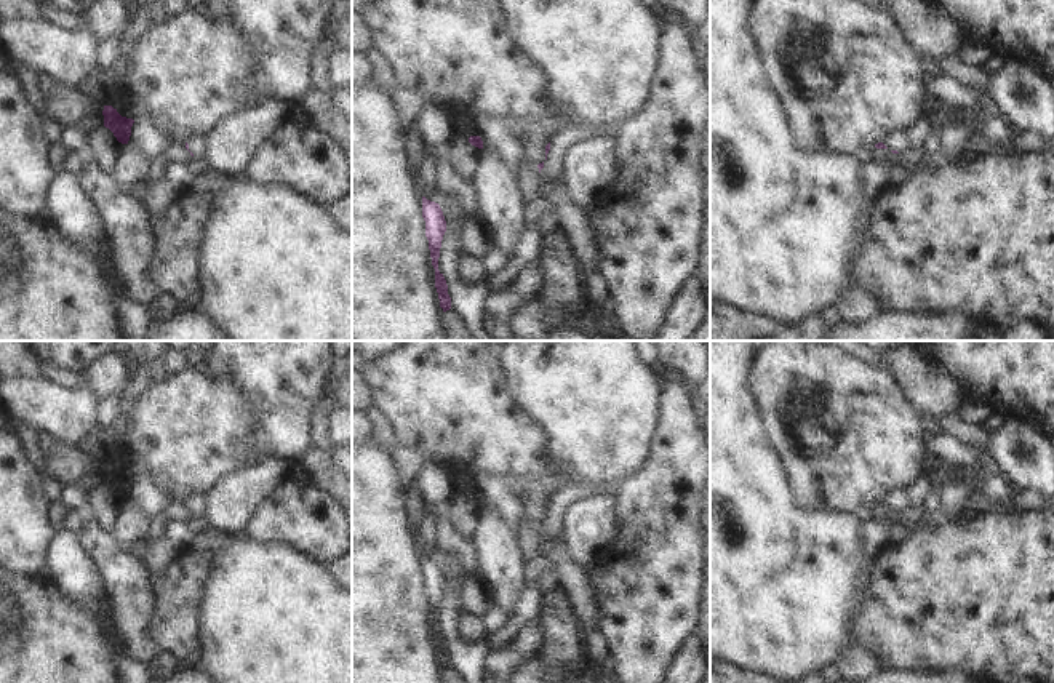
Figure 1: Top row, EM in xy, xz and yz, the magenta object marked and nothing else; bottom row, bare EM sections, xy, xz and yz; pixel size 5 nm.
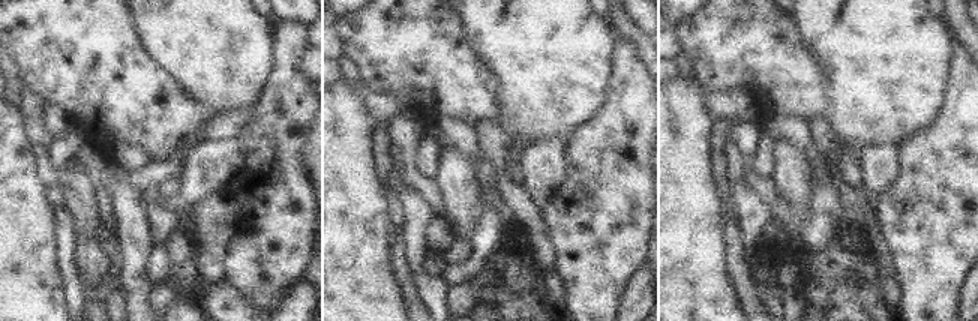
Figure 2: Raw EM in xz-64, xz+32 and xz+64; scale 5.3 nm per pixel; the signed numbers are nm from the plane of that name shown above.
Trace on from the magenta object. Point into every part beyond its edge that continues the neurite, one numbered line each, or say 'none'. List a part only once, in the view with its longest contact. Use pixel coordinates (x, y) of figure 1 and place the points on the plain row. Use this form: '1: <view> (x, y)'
1: xz (571, 493)

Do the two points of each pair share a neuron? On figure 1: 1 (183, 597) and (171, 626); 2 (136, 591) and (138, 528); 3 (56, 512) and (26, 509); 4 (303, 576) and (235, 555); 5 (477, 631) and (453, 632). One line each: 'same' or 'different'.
1: same
2: different
3: different
4: same
5: different

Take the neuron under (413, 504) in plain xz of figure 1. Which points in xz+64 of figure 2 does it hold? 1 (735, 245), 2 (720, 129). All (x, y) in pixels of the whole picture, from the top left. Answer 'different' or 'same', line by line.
1: same
2: same

